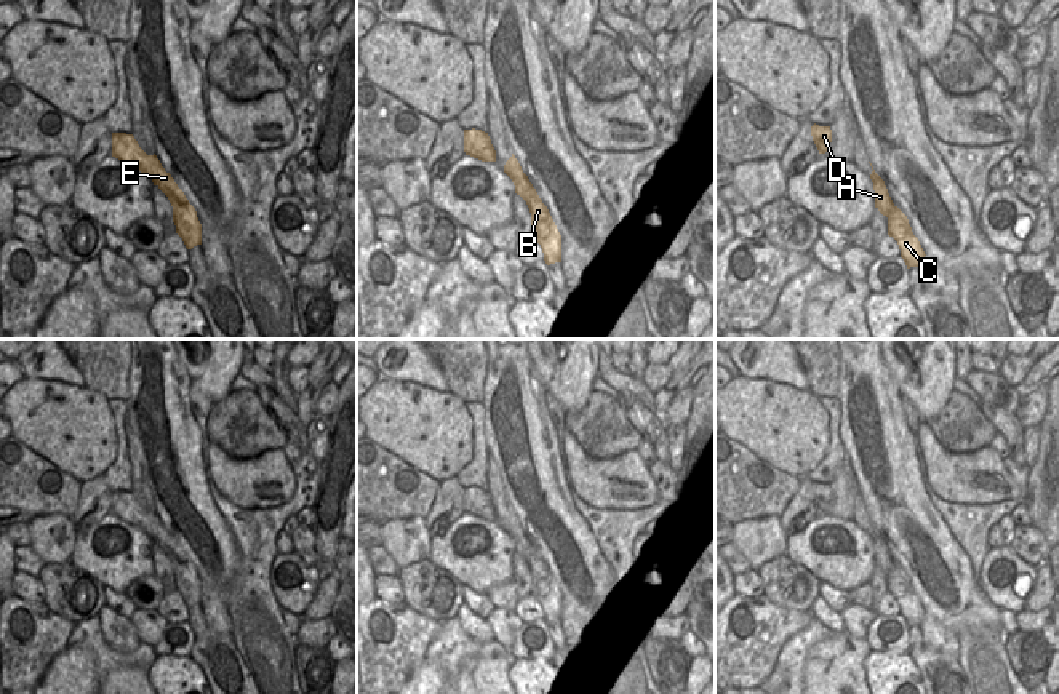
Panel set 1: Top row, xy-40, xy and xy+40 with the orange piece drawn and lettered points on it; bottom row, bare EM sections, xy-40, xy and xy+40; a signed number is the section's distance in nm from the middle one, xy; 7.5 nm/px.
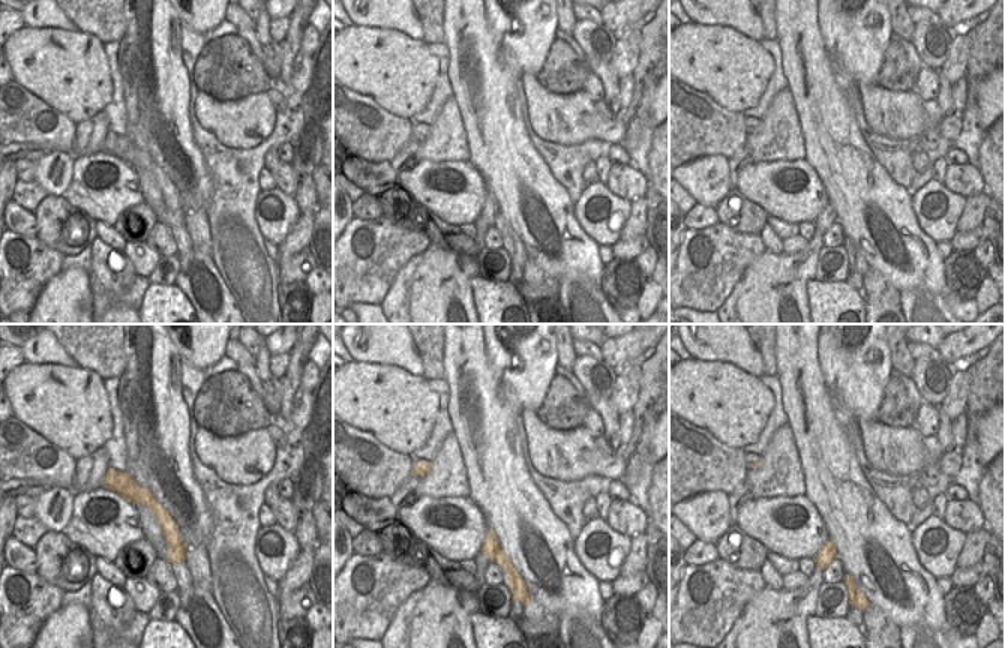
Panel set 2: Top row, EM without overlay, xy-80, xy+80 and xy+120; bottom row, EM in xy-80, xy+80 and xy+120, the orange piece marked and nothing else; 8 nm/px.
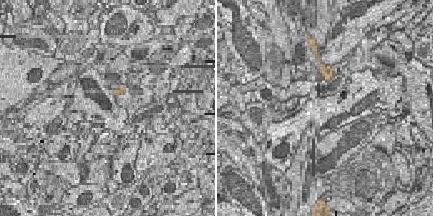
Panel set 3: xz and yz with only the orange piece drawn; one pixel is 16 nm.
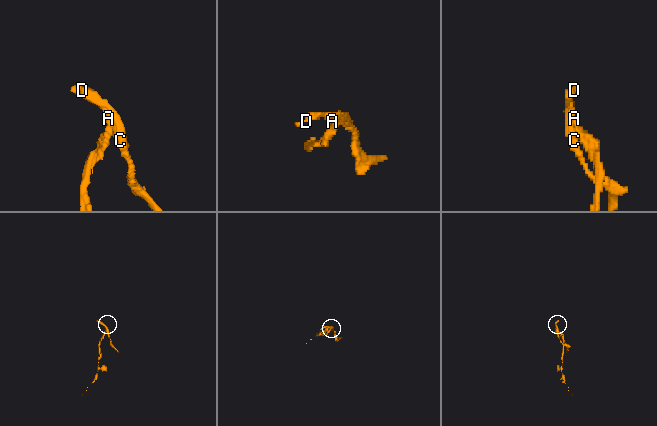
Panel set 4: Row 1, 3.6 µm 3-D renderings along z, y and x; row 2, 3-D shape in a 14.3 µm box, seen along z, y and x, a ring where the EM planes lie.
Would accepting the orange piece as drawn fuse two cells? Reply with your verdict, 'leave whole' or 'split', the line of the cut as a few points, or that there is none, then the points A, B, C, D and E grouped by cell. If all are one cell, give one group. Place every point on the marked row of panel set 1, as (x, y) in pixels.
split; cut xy+40 (883, 184), (874, 187); groups A / B C D E

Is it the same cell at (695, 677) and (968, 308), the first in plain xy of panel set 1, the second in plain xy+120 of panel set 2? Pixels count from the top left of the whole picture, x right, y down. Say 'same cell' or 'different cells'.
different cells

